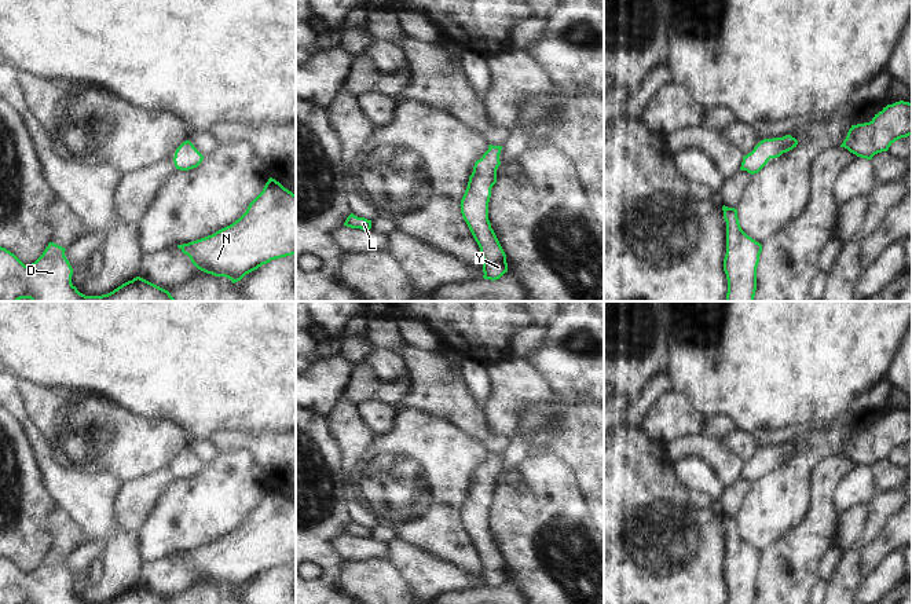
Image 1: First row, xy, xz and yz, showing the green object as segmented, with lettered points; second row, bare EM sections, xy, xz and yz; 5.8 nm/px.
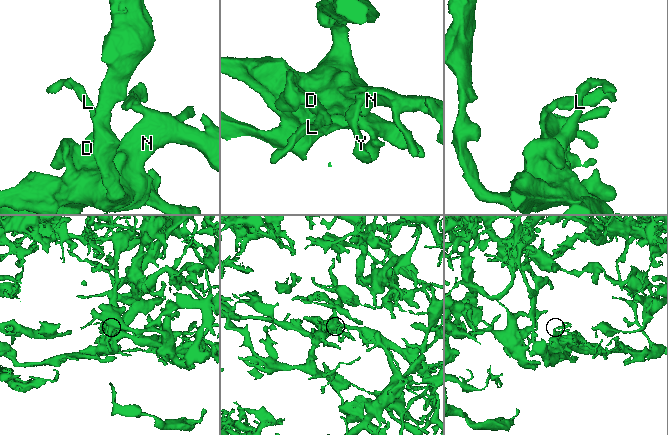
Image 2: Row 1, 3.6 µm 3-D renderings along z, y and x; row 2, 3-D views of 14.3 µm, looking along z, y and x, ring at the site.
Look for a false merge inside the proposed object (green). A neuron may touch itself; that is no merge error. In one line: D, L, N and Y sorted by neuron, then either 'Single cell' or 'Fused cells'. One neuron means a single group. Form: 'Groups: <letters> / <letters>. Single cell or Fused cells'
Groups: D L N Y. Single cell.

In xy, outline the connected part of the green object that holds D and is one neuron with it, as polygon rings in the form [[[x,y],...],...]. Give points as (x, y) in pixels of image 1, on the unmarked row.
[[[50,550],[34,571],[25,574],[0,554],[0,604],[85,604],[72,592],[73,576],[65,559]]]

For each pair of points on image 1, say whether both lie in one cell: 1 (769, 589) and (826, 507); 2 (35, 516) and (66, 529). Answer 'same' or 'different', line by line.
1: same
2: different

